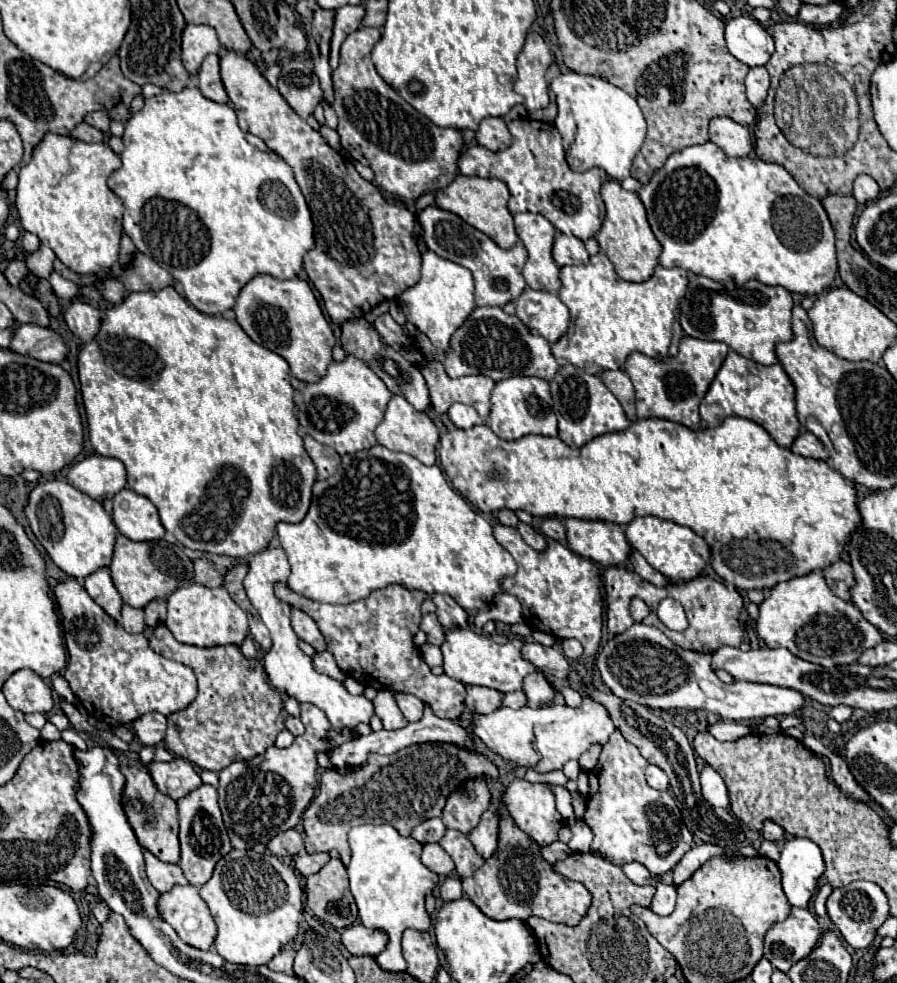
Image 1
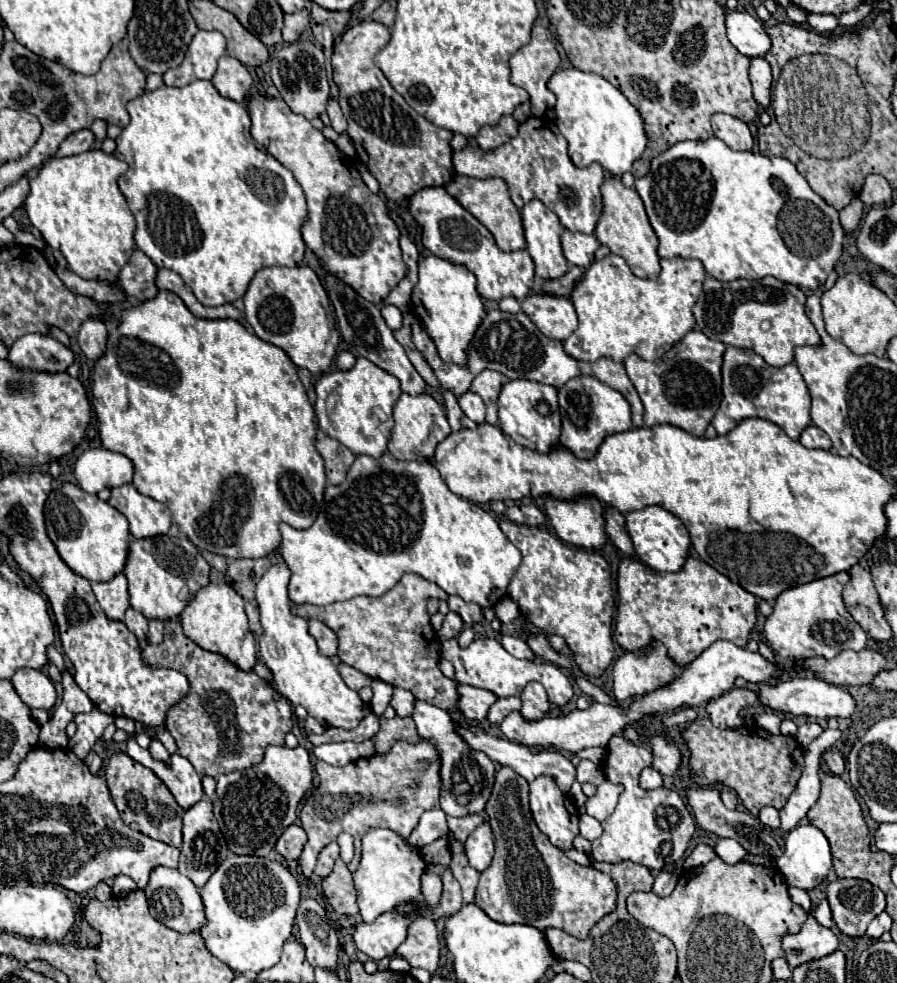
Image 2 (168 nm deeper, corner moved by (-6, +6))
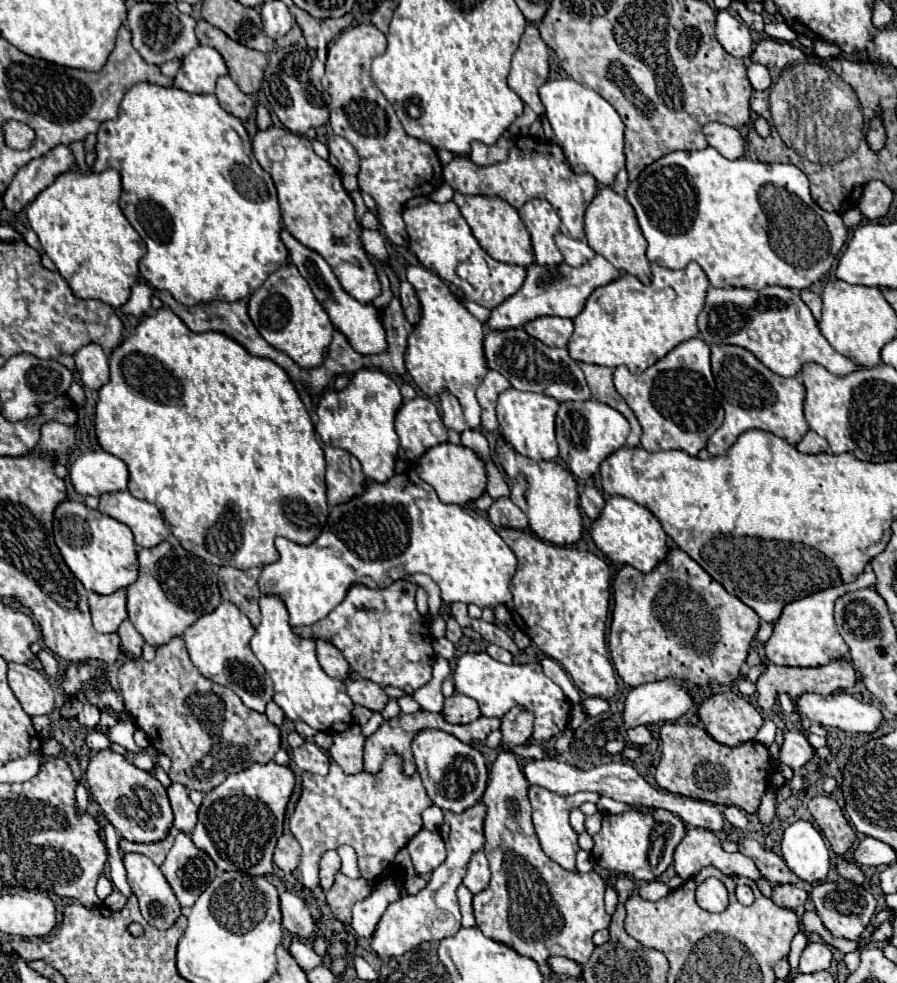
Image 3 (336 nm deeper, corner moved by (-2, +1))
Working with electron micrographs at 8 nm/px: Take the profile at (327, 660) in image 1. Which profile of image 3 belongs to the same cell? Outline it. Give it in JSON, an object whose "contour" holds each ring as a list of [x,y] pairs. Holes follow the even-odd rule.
{"contour":[[[359,679],[359,681],[347,681],[347,693],[353,703],[363,705],[371,711],[381,711],[389,697],[383,693],[383,687],[369,681],[369,679]]]}

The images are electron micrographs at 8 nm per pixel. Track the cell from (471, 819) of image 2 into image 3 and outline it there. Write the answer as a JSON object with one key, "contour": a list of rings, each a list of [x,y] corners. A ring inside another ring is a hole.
{"contour":[[[477,803],[471,809],[463,813],[444,811],[444,820],[439,829],[447,847],[447,859],[433,871],[427,887],[419,891],[417,895],[403,895],[399,901],[391,903],[383,917],[377,923],[377,929],[371,937],[371,949],[379,957],[399,957],[403,953],[409,953],[417,945],[425,941],[439,941],[443,937],[449,937],[461,929],[461,913],[457,905],[457,887],[461,885],[465,877],[465,869],[469,863],[469,857],[483,849],[483,817],[485,817],[485,805]]]}

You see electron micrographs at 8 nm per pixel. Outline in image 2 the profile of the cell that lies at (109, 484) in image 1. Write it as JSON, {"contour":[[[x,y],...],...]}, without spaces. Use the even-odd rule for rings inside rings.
{"contour":[[[93,448],[83,452],[73,470],[77,484],[89,492],[97,494],[103,488],[115,488],[129,484],[133,478],[133,464],[127,456],[111,452],[107,448]]]}

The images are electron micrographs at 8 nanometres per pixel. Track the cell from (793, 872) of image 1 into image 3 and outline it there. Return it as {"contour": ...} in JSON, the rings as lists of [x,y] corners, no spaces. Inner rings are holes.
{"contour":[[[797,821],[783,833],[783,859],[805,883],[819,883],[829,871],[829,849],[815,825]]]}

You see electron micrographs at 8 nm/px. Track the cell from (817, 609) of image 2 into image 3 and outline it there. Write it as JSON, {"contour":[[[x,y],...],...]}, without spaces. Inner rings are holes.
{"contour":[[[867,571],[861,573],[853,583],[829,587],[813,595],[807,595],[803,599],[787,603],[783,607],[781,617],[773,623],[773,635],[765,643],[765,657],[775,665],[789,665],[789,667],[815,667],[815,665],[825,665],[831,659],[845,657],[847,645],[841,639],[837,625],[833,621],[833,603],[847,591],[855,591],[859,587],[873,587],[873,585],[875,585],[875,575],[873,571]]]}

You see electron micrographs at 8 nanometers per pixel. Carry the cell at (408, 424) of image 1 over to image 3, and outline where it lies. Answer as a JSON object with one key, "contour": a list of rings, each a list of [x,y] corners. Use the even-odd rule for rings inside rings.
{"contour":[[[415,397],[401,405],[395,417],[395,431],[401,439],[399,459],[407,465],[417,463],[427,449],[447,441],[439,411],[427,397]]]}

